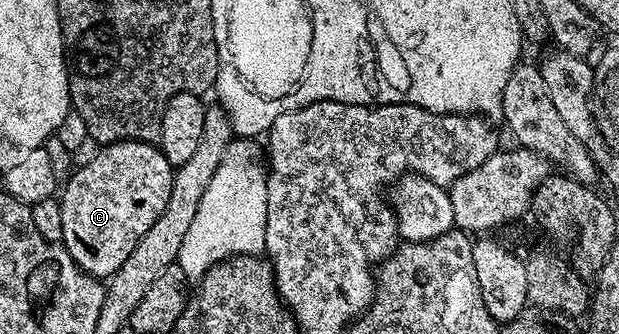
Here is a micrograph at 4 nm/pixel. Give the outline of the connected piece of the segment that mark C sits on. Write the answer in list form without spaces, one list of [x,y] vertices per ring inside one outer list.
[[[134,139],[98,147],[91,162],[74,167],[59,192],[63,210],[63,238],[60,243],[87,275],[108,278],[123,266],[123,262],[127,262],[131,250],[139,246],[139,238],[143,238],[143,234],[155,226],[155,218],[163,214],[167,198],[171,198],[174,171],[175,165],[167,162],[156,143]]]

